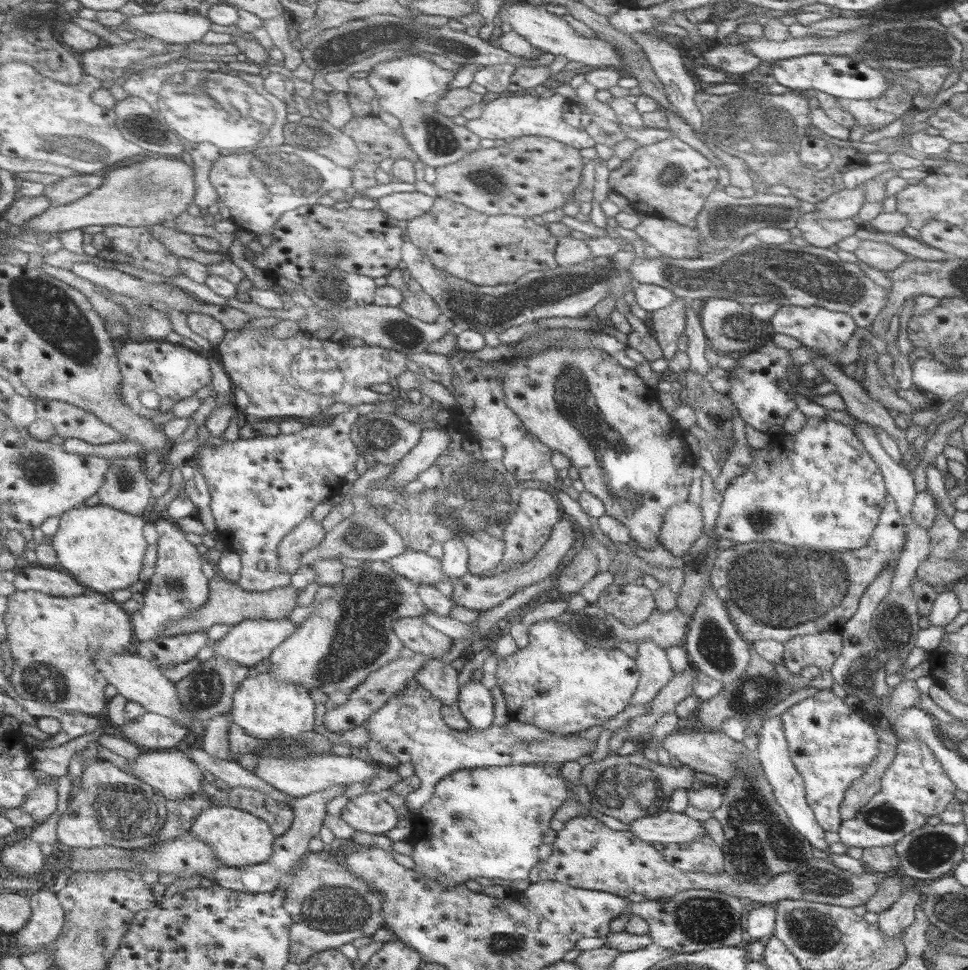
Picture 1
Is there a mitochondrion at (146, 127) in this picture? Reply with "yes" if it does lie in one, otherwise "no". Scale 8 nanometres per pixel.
yes

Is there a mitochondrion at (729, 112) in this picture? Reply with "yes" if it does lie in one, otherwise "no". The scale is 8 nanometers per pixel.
yes

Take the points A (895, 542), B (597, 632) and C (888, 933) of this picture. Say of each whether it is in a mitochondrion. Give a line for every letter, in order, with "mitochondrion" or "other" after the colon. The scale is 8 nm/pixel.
A: other
B: mitochondrion
C: other

